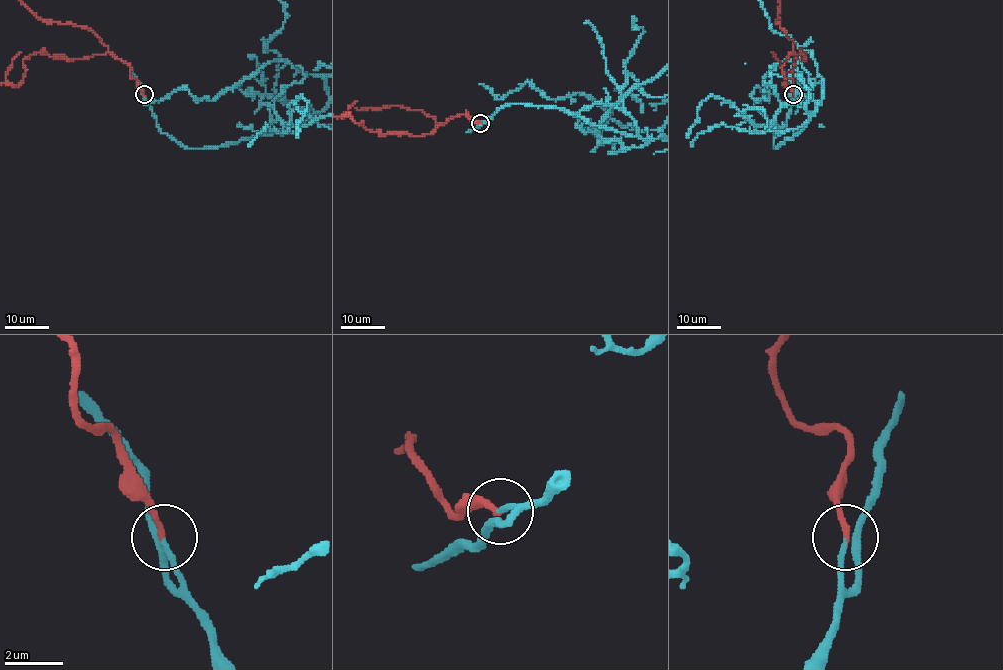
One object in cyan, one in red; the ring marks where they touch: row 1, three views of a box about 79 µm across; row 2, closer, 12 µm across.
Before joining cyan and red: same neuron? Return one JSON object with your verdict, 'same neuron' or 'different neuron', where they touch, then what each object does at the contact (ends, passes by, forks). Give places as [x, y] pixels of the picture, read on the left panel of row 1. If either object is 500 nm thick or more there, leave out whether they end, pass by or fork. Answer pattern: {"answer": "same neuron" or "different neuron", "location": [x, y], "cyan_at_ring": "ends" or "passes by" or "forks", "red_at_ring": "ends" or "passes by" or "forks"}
{"answer": "same neuron", "location": [144, 94], "cyan_at_ring": "ends", "red_at_ring": "ends"}

